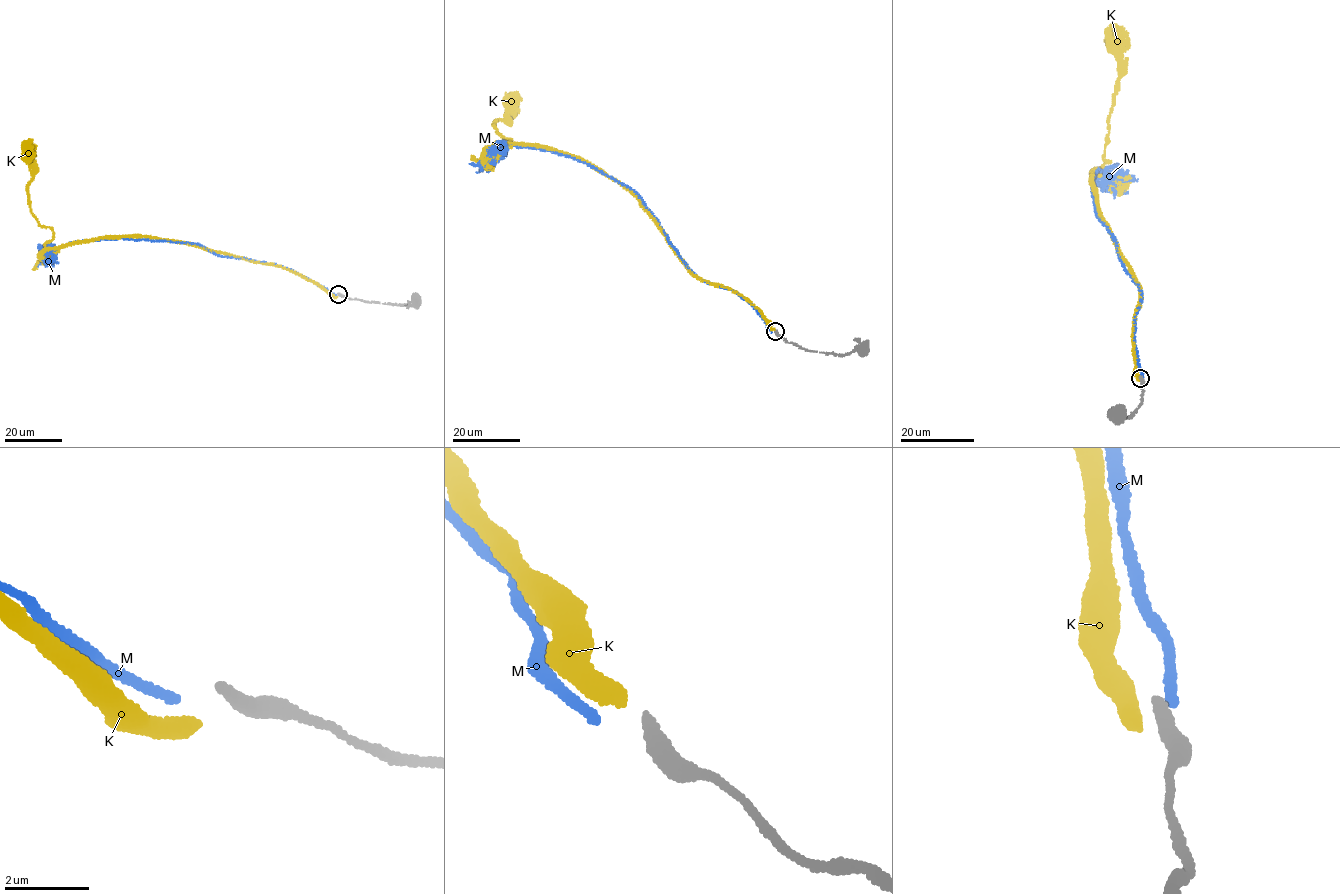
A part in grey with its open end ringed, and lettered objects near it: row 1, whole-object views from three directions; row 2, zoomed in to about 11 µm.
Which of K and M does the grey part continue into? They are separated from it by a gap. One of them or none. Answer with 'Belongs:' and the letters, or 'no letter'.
Belongs: M

